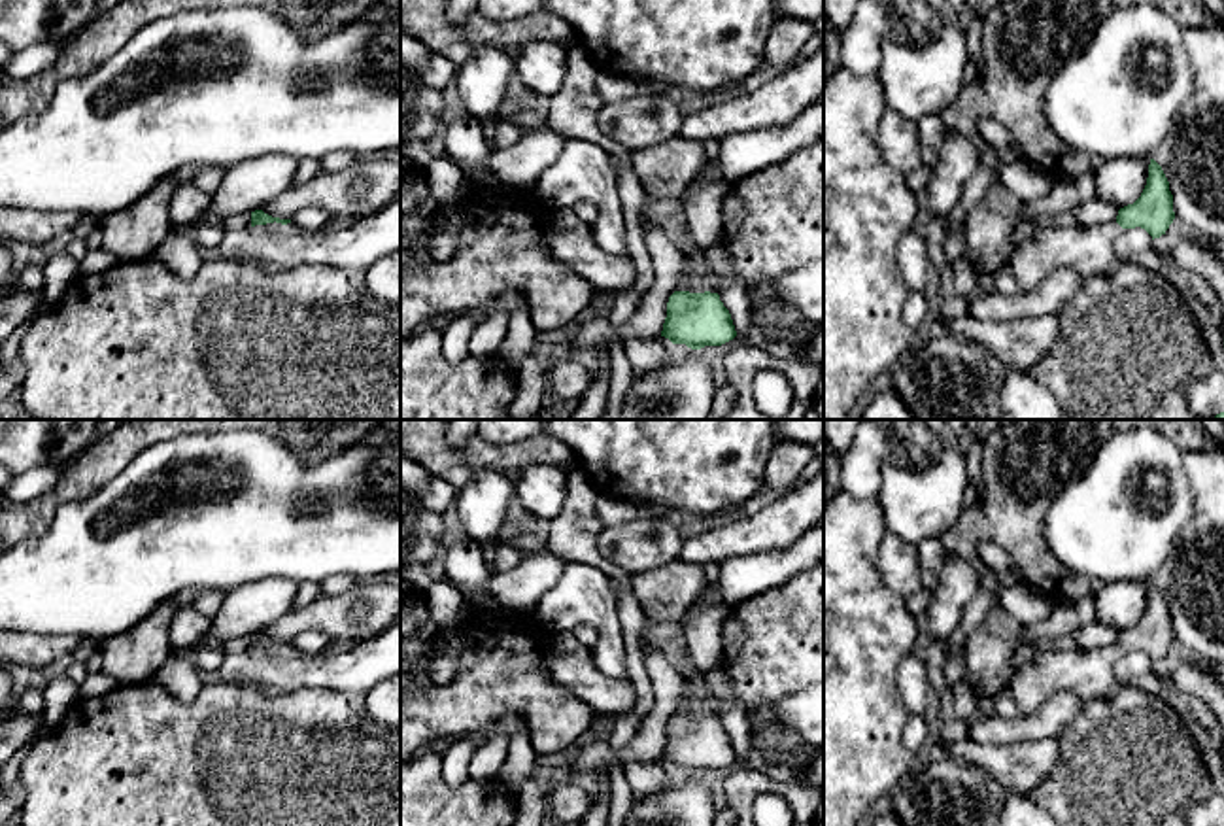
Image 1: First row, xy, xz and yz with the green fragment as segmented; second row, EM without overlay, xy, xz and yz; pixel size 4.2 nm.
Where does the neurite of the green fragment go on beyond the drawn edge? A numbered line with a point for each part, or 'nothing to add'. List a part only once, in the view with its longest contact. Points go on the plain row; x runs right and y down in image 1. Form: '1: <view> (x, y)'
1: xz (699, 700)

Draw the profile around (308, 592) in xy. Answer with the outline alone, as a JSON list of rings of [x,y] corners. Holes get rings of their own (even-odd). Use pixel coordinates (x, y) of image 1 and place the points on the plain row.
[[[300,582],[293,611],[302,611],[321,595],[321,582]]]

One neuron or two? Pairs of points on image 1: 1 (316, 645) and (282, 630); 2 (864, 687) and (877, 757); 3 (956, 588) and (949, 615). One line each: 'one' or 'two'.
1: two
2: one
3: one

